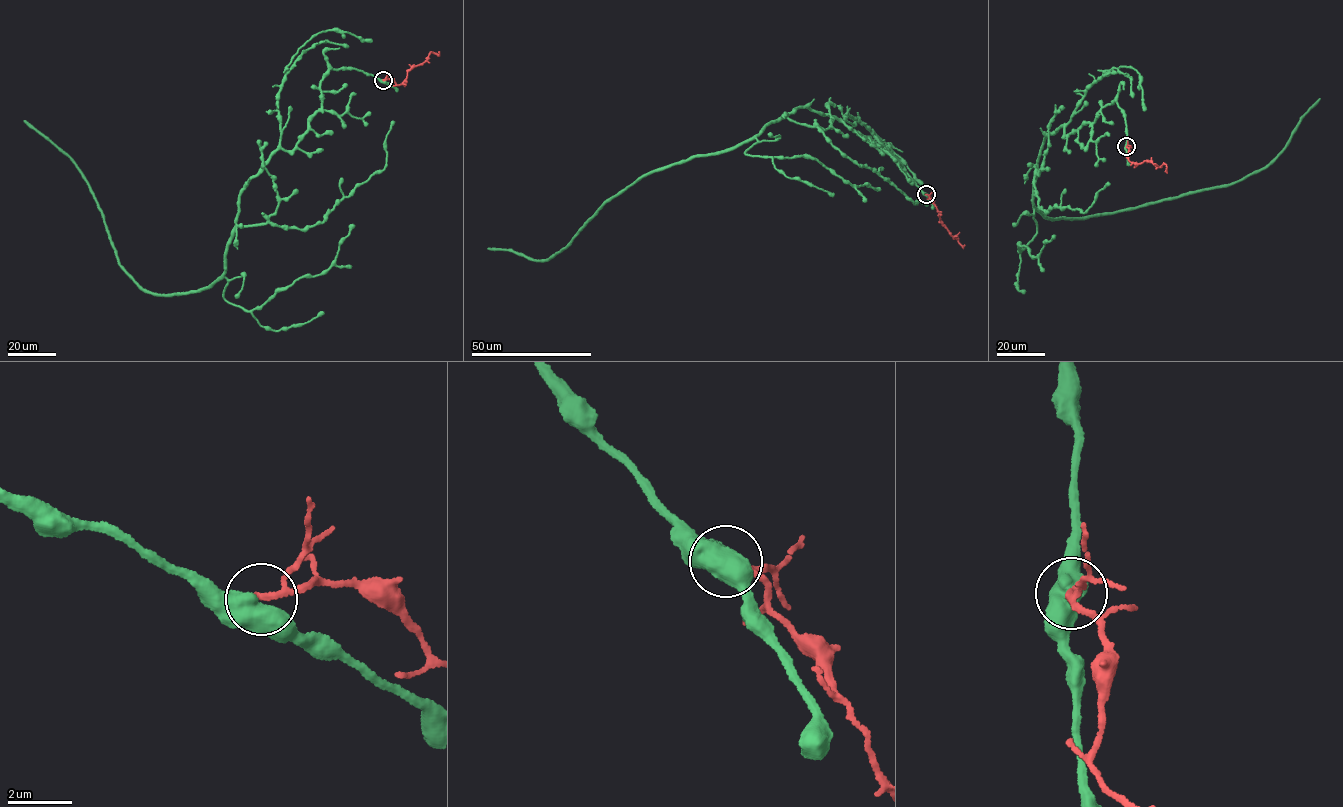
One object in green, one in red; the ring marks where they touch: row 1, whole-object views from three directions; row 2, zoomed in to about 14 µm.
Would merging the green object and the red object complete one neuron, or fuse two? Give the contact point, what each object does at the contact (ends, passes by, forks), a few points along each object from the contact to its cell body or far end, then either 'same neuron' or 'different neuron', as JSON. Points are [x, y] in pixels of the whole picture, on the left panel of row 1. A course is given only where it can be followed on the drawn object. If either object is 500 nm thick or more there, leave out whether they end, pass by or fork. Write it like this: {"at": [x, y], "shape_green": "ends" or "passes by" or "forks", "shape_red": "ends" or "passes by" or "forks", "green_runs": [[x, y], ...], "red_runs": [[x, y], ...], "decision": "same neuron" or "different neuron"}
{"at": [383, 80], "green_runs": [[383, 80], [330, 69], [307, 132], [244, 185], [225, 273], [171, 294], [120, 264], [75, 164], [24, 120]], "red_runs": [[383, 80], [390, 79], [399, 85], [406, 79], [408, 70], [425, 61], [431, 52], [438, 54], [439, 52]], "decision": "different neuron"}

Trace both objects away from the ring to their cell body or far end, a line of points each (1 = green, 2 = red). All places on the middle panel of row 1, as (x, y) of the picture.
1: (926, 194), (881, 144), (804, 106), (729, 148), (644, 174), (550, 258), (488, 248)
2: (926, 194), (936, 207), (940, 222), (962, 246), (964, 244)

